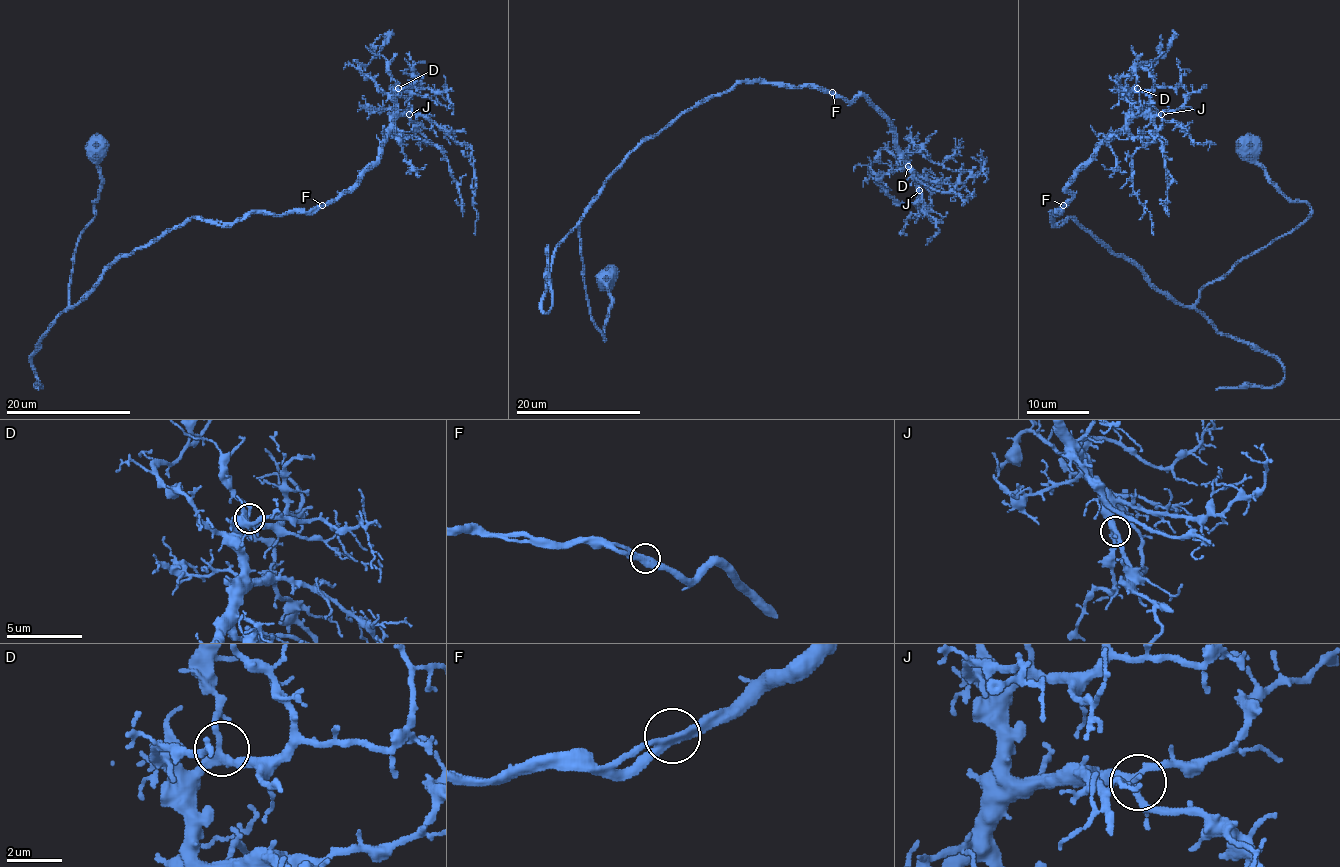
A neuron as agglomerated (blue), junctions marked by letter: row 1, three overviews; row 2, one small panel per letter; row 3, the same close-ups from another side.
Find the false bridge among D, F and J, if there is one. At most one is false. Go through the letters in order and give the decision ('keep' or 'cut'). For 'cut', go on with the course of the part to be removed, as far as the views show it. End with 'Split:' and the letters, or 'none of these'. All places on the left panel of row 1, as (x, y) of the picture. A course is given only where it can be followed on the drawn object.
D: keep
F: keep
J: keep
Split: none of these

